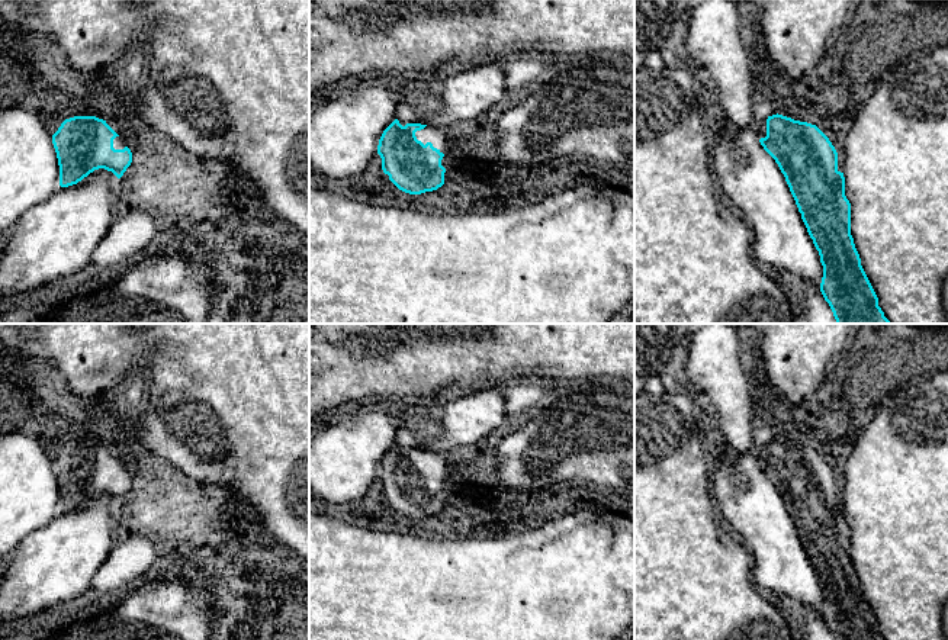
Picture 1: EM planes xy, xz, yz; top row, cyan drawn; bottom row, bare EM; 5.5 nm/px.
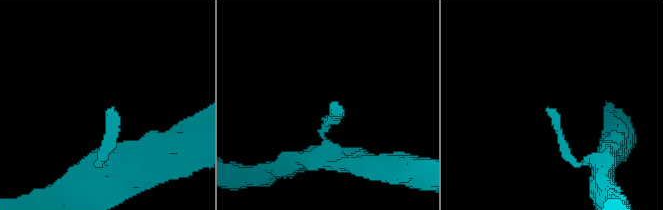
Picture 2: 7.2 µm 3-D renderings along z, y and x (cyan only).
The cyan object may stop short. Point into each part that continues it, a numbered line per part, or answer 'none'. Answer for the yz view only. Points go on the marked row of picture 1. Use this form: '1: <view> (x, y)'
1: yz (761, 109)

